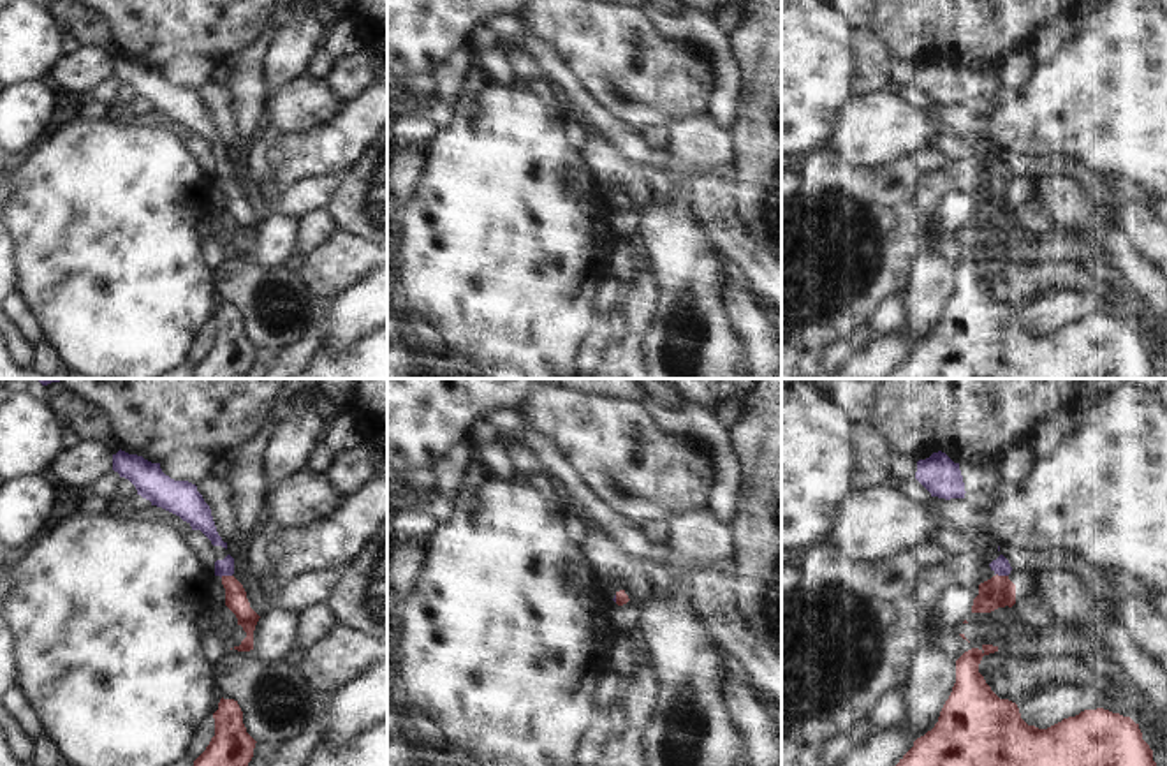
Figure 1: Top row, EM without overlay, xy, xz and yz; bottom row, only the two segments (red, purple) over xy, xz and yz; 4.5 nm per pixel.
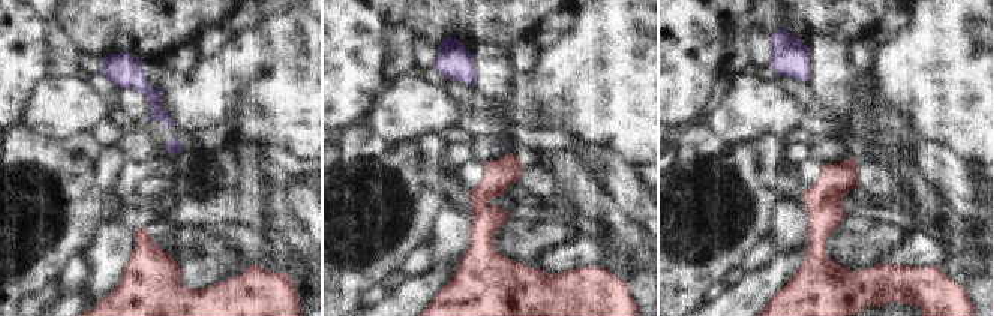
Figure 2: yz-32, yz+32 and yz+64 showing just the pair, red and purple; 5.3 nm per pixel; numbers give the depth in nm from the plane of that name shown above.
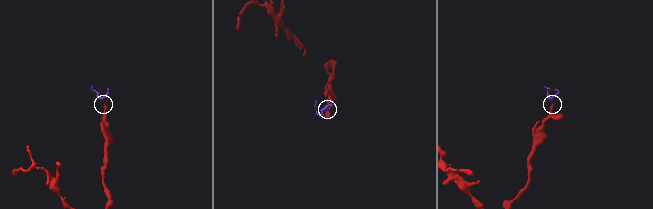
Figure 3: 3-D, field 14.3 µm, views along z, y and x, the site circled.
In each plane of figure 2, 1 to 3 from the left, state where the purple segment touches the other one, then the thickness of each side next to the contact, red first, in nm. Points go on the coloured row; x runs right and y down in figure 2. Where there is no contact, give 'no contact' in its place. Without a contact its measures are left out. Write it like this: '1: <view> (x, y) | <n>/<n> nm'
1: no contact
2: no contact
3: no contact

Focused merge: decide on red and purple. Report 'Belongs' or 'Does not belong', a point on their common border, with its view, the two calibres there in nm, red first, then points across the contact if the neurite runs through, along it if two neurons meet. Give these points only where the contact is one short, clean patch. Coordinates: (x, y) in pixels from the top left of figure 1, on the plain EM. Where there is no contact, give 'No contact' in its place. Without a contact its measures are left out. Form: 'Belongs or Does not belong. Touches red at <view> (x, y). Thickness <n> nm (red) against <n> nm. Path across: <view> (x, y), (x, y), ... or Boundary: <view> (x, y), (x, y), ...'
Belongs. Touches red at yz (1002, 182). Thickness 140 nm (red) against 80 nm. Path across: yz (997, 198), (1002, 182), (1000, 171)

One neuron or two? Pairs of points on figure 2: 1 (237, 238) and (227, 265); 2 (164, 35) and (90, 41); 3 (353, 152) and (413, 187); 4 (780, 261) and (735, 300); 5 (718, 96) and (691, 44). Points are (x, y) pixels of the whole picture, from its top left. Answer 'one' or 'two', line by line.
1: two
2: one
3: one
4: one
5: two

